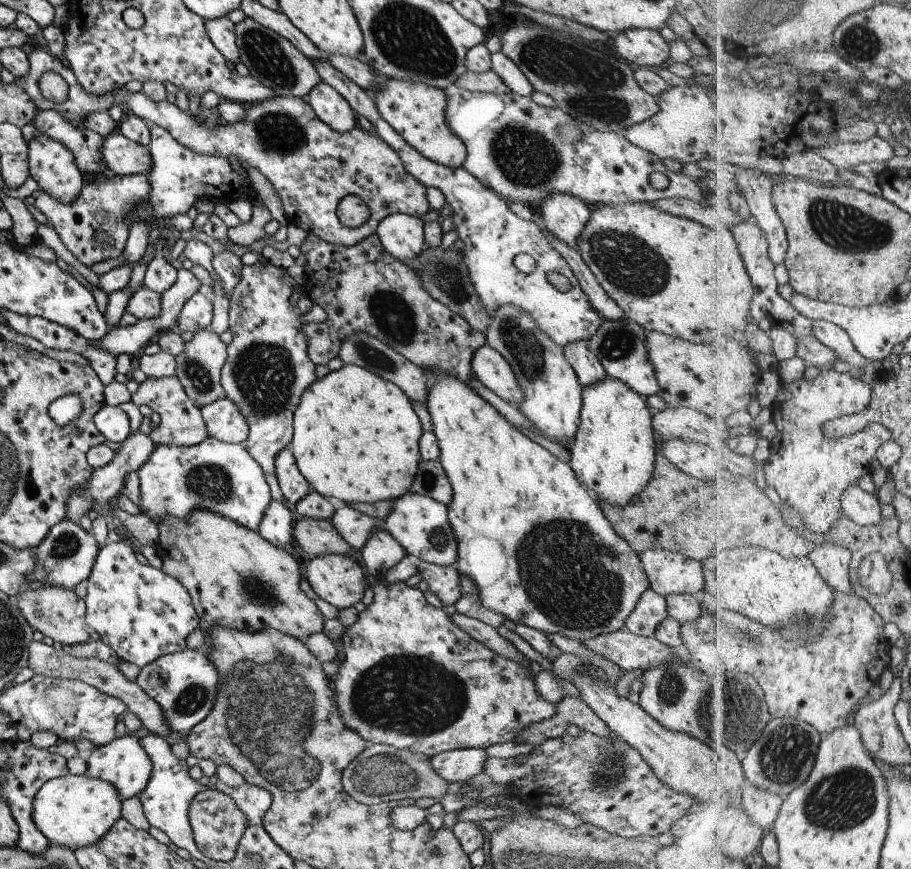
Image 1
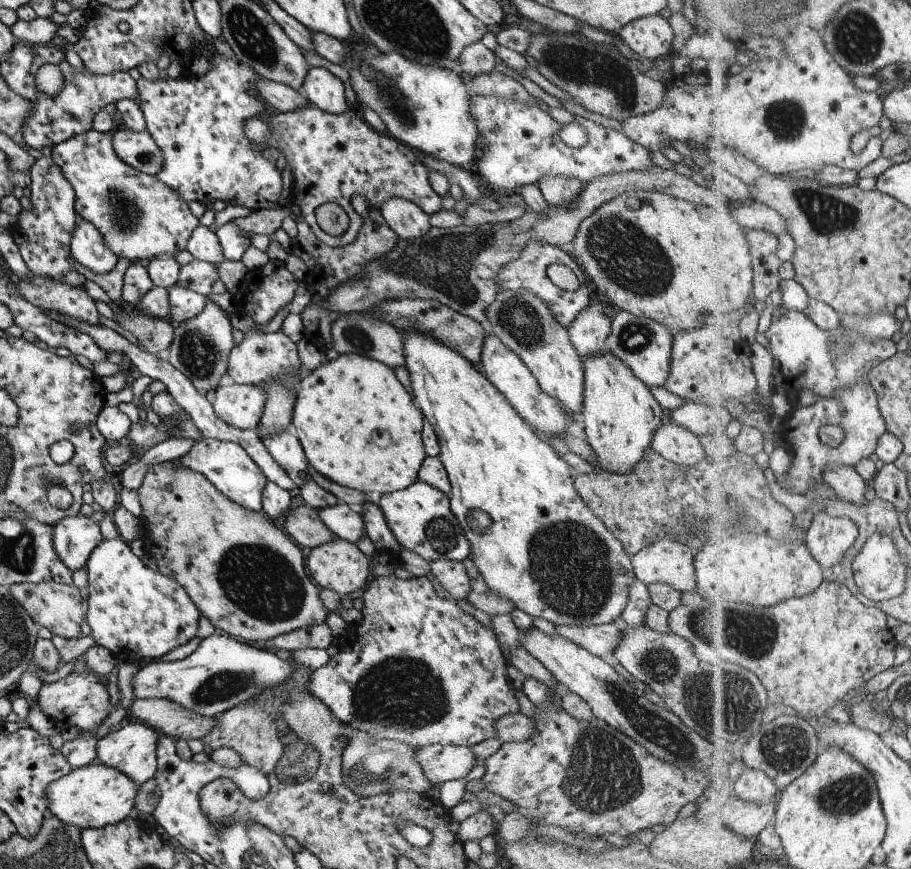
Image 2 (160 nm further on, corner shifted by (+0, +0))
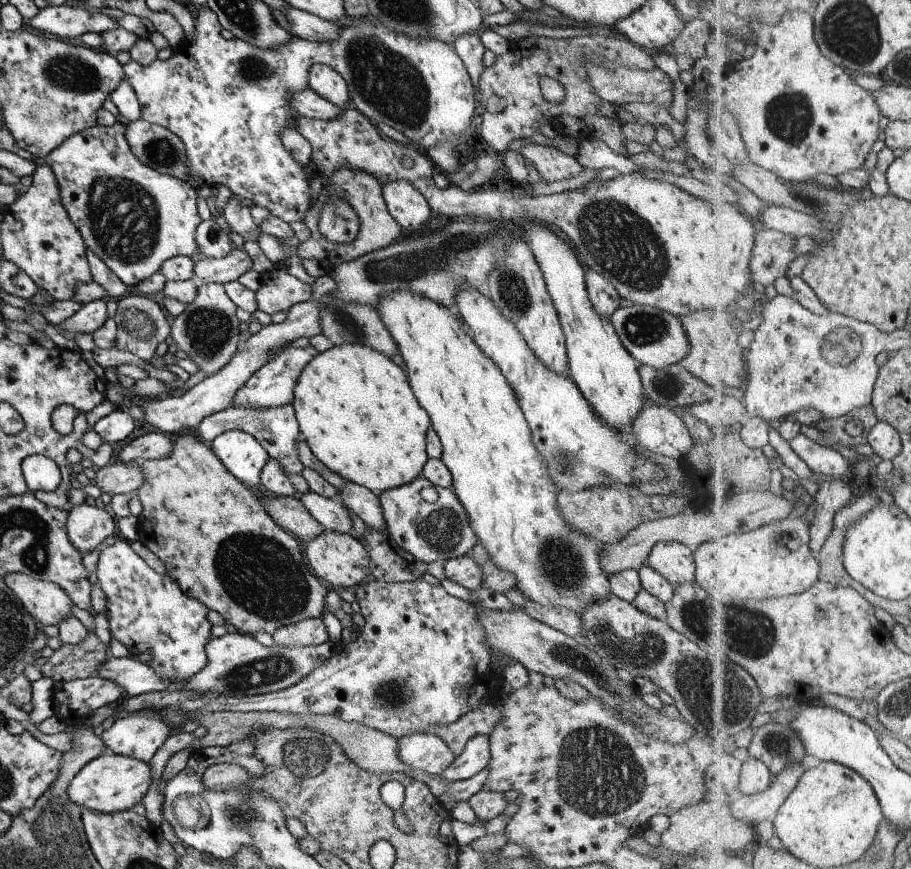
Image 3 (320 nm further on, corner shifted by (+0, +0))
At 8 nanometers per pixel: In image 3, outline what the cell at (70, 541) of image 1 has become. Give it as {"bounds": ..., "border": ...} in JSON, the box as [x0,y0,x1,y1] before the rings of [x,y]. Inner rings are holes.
{"bounds":[65,503,117,556],"border":[[[86,503],[69,508],[65,528],[70,543],[82,556],[99,547],[110,534],[117,535],[113,517]]]}

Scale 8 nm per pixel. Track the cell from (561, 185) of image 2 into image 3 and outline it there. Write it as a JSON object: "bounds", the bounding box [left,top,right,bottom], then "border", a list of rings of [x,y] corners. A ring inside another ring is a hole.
{"bounds":[519,139,582,182],"border":[[[526,139],[519,151],[545,182],[574,177],[582,169],[575,156],[566,155],[553,147],[531,143]]]}

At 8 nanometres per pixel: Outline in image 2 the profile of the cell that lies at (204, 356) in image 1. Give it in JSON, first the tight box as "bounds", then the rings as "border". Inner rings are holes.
{"bounds":[168,295,234,393],"border":[[[207,295],[203,308],[196,315],[174,325],[172,343],[168,346],[169,364],[182,372],[198,393],[211,392],[224,381],[228,356],[234,347],[231,329],[229,314],[208,299]]]}

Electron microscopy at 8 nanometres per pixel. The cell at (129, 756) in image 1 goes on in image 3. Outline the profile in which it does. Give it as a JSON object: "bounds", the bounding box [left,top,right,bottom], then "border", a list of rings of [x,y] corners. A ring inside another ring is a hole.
{"bounds":[98,712,173,763],"border":[[[155,712],[114,717],[111,726],[98,730],[106,750],[148,763],[173,728]]]}

